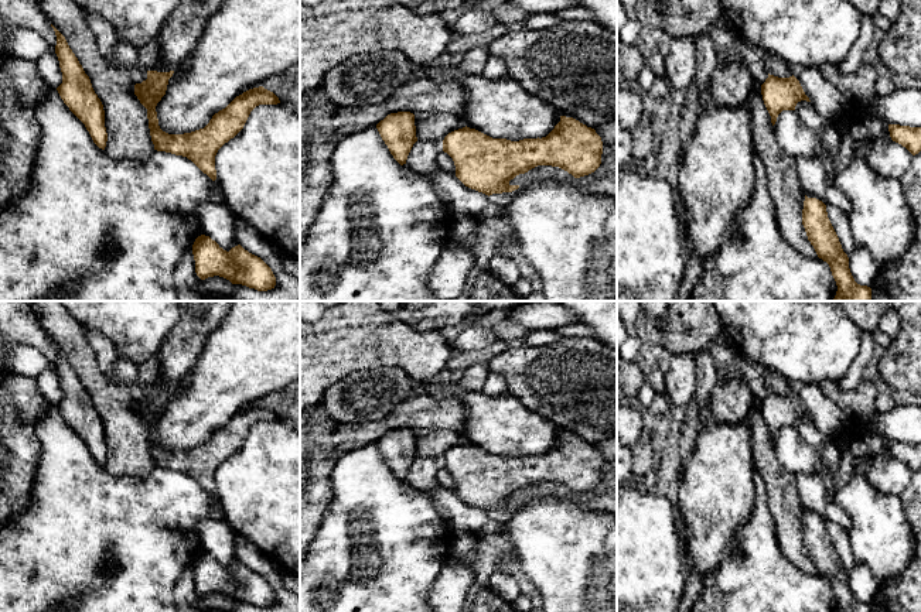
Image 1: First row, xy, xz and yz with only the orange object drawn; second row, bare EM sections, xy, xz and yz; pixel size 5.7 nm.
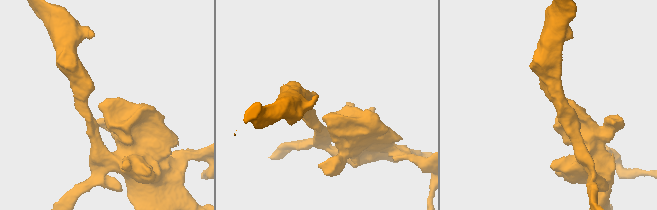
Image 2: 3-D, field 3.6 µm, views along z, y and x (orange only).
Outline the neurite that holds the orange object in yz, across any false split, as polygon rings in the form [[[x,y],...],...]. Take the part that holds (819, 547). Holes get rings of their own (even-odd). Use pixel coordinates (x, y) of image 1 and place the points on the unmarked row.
[[[805,512],[802,541],[818,574],[830,584],[838,602],[836,612],[871,612],[870,604],[855,598],[849,585],[849,574],[842,565],[839,554],[828,534],[826,522],[822,517]]]

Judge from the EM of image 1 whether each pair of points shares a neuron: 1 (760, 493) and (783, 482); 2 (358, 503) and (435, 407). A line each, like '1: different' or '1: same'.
1: different
2: different

